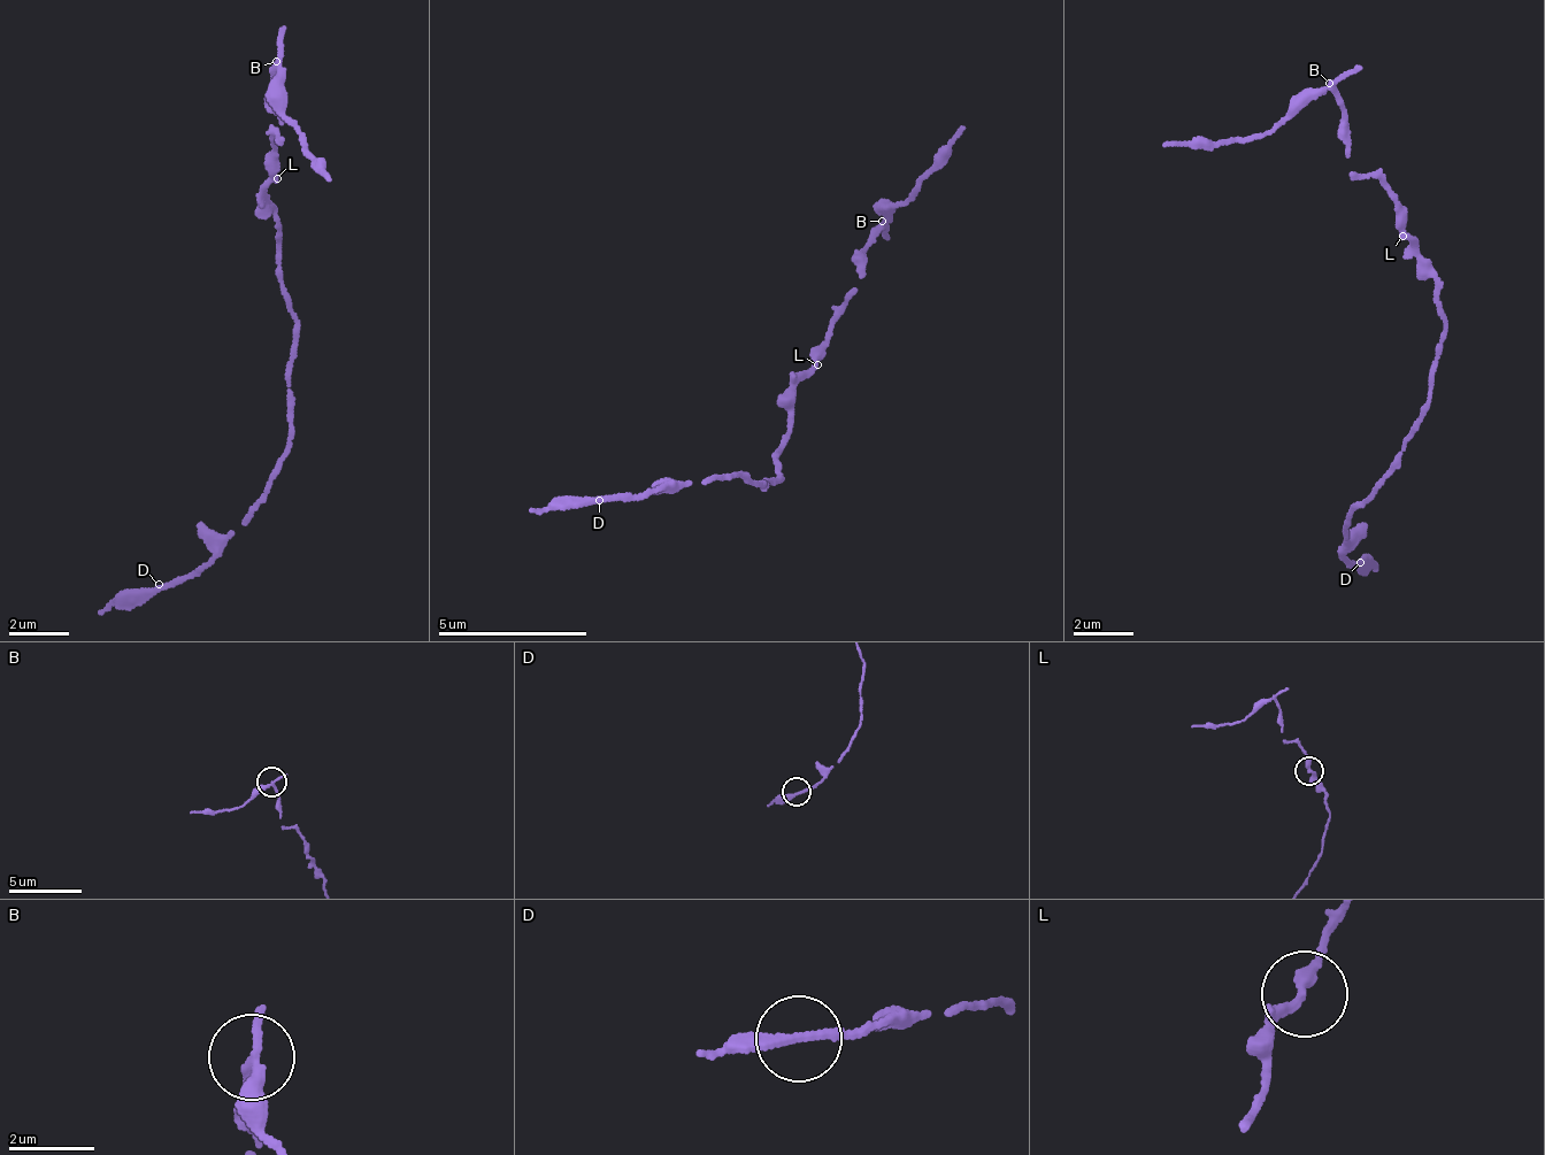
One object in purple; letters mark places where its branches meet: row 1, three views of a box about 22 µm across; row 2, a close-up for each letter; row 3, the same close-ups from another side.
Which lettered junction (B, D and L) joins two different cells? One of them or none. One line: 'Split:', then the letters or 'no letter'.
Split: B

